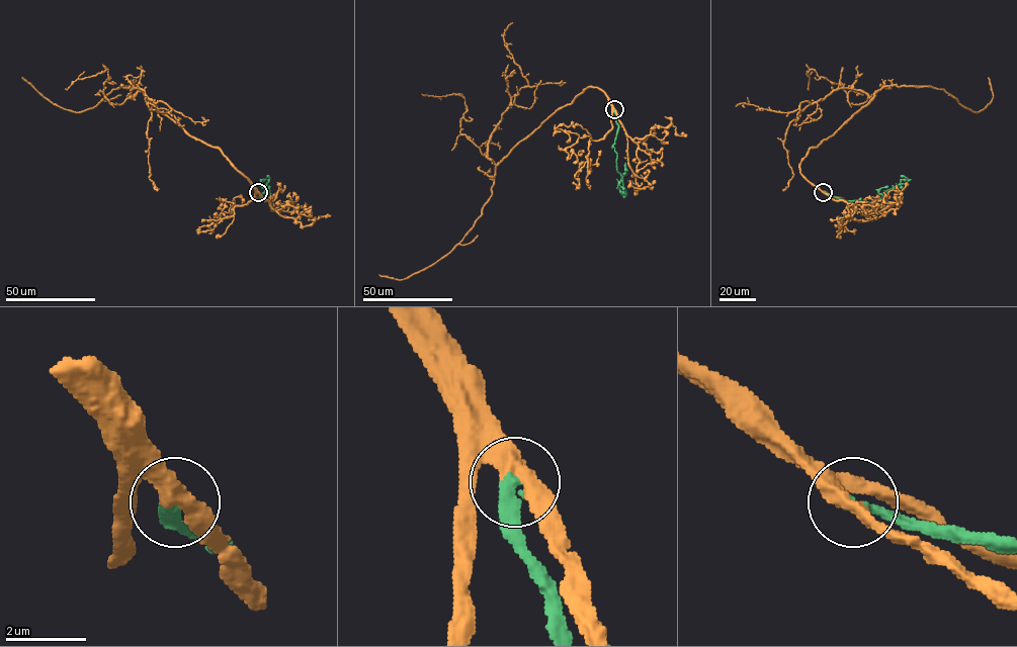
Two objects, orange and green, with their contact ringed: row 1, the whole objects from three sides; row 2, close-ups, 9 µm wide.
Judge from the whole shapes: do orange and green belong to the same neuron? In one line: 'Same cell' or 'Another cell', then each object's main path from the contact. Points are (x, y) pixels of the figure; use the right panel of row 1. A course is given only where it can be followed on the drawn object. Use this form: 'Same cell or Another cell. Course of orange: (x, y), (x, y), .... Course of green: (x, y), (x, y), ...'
Same cell. Course of orange: (823, 192), (803, 177), (799, 164), (879, 89), (894, 85), (943, 89), (978, 112), (993, 99), (988, 77). Course of green: (823, 192), (846, 201), (876, 201), (897, 185), (907, 182), (908, 179), (901, 176)

